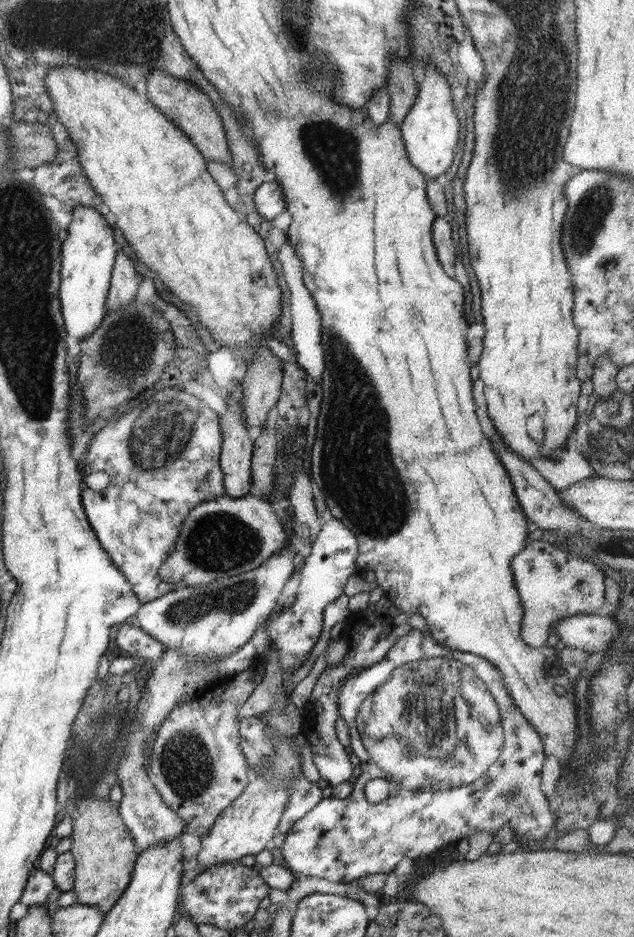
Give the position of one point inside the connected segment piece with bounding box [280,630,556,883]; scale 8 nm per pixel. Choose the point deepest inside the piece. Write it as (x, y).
(483, 771)

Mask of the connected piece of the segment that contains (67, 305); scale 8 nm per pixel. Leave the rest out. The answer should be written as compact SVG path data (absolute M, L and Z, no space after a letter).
M76 206L72 210L72 220L65 232L67 238L60 250L60 312L67 334L75 334L79 339L86 338L104 320L107 310L106 298L119 246L114 241L114 229L100 212L88 206Z

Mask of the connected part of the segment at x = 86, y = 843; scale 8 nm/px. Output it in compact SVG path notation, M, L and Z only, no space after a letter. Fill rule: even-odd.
M93 793L75 796L76 813L72 816L72 853L75 859L74 892L78 904L98 906L104 915L118 902L130 882L136 860L141 851L128 827L110 800Z

